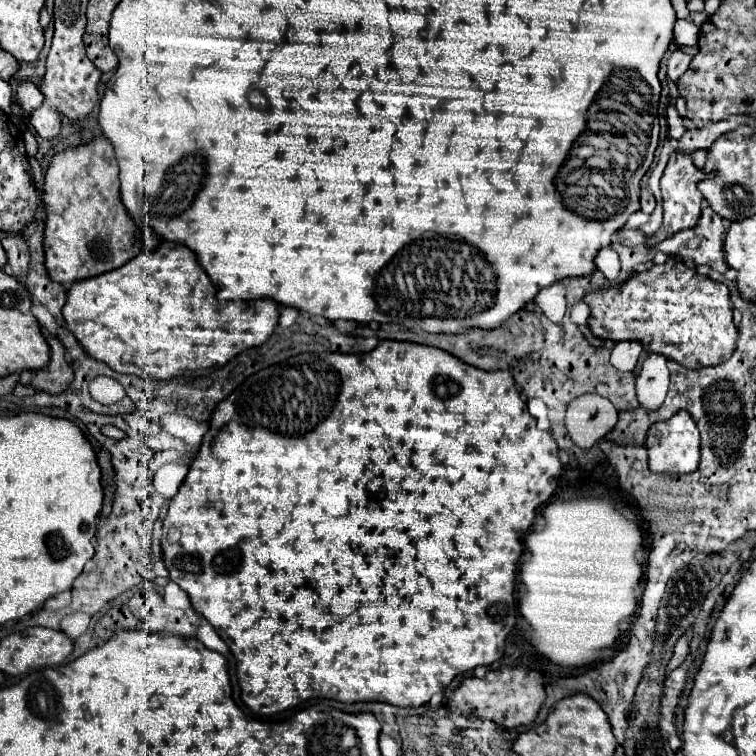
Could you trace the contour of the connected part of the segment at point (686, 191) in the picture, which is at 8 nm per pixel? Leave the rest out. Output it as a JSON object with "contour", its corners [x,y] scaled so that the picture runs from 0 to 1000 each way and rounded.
{"contour":[[[890,202],[885,216],[882,216],[882,229],[877,231],[877,239],[874,239],[874,253],[877,253],[877,295],[872,300],[872,306],[861,313],[861,324],[869,324],[872,319],[898,308],[898,306],[906,306],[906,303],[917,303],[925,292],[925,284],[927,284],[927,266],[930,266],[930,258],[925,255],[922,250],[922,242],[927,237],[933,237],[935,231],[930,226],[925,226],[919,218],[914,218],[914,208],[911,205],[903,205],[903,202]]]}

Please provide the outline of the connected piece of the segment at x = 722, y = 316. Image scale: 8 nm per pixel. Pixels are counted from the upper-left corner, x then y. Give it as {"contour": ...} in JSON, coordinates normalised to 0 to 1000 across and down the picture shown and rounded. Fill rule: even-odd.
{"contour":[[[888,340],[877,351],[864,351],[858,358],[835,364],[827,374],[806,382],[790,382],[771,393],[779,403],[779,435],[792,448],[819,451],[845,451],[856,467],[872,467],[909,488],[943,485],[962,478],[972,464],[975,435],[970,430],[970,403],[964,396],[964,382],[956,374],[940,372],[911,356],[898,343]]]}

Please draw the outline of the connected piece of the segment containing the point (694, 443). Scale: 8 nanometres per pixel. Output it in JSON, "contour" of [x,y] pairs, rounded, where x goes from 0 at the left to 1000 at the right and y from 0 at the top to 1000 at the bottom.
{"contour":[[[898,544],[885,557],[861,562],[853,591],[858,597],[858,620],[866,626],[914,626],[925,618],[925,567],[909,544]]]}

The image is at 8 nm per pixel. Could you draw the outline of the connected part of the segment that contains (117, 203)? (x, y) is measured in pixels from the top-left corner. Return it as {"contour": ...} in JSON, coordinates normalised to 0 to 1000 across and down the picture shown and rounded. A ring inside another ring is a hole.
{"contour":[[[139,181],[123,184],[118,192],[97,194],[75,202],[60,229],[57,242],[57,271],[62,279],[57,329],[60,329],[60,356],[67,372],[99,374],[134,361],[149,358],[181,337],[179,329],[179,292],[168,284],[157,261],[157,221]]]}

